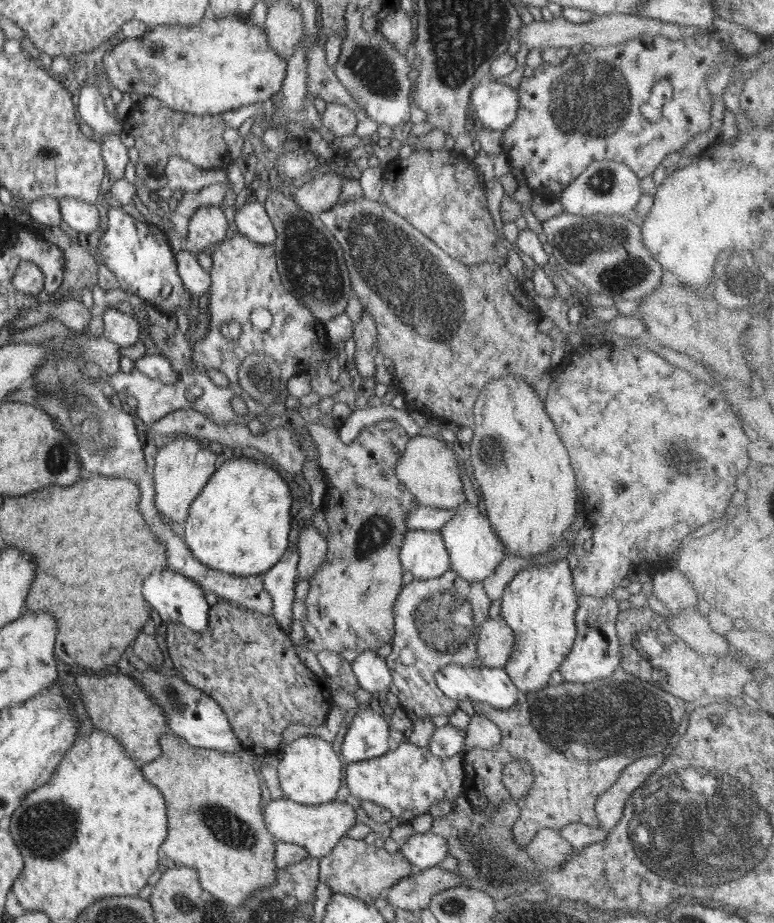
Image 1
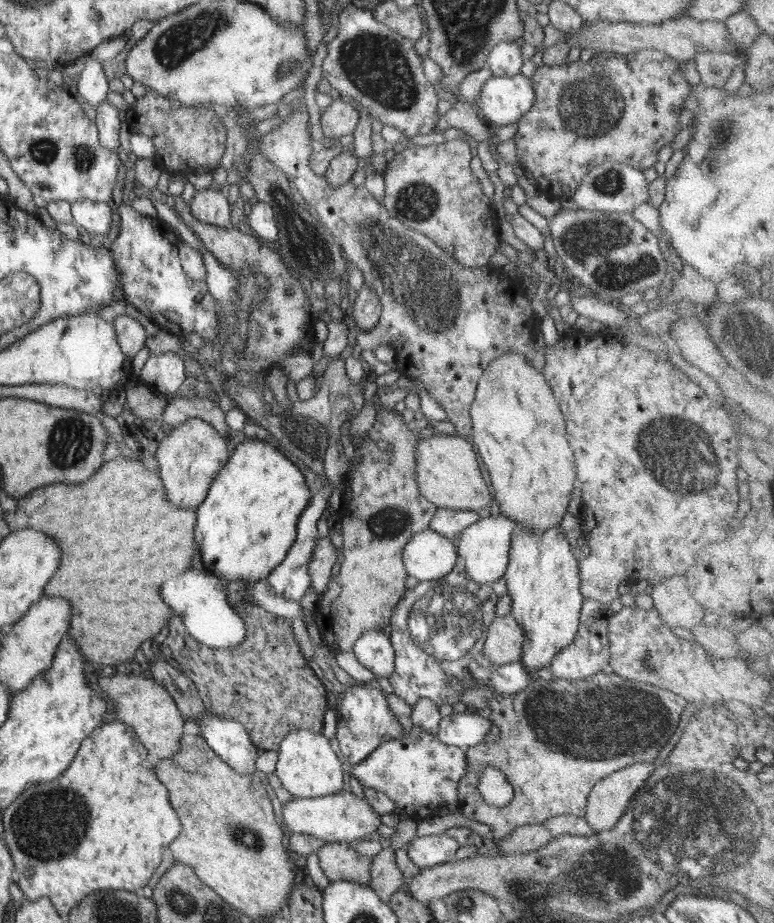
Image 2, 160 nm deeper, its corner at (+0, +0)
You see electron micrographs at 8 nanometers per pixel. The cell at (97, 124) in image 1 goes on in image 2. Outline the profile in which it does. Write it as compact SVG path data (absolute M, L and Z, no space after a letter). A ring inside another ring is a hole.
M88 58L78 81L78 92L92 106L100 105L108 95L108 83L102 64L96 58Z

